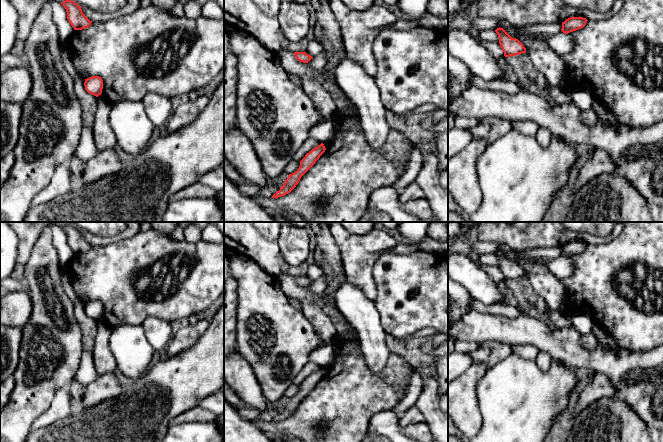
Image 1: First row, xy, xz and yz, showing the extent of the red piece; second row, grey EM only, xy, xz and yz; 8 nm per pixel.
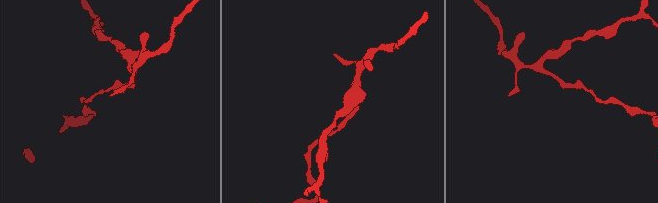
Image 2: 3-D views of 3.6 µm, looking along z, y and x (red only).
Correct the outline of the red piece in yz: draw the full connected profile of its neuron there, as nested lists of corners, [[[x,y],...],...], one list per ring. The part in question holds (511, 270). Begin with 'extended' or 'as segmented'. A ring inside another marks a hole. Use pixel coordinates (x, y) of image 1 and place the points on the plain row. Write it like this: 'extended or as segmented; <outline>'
as segmented; [[[497,252],[495,256],[505,281],[526,277],[524,269],[518,263],[512,262],[503,252]]]

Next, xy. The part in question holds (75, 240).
as segmented; [[[66,223],[61,226],[67,236],[67,243],[74,254],[82,254],[88,252],[92,245],[90,245],[82,236],[81,230],[74,225]]]

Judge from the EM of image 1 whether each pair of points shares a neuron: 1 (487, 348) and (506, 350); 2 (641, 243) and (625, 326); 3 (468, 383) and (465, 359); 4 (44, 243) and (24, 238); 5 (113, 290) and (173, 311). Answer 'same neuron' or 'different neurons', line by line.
1: same neuron
2: same neuron
3: different neurons
4: different neurons
5: same neuron

